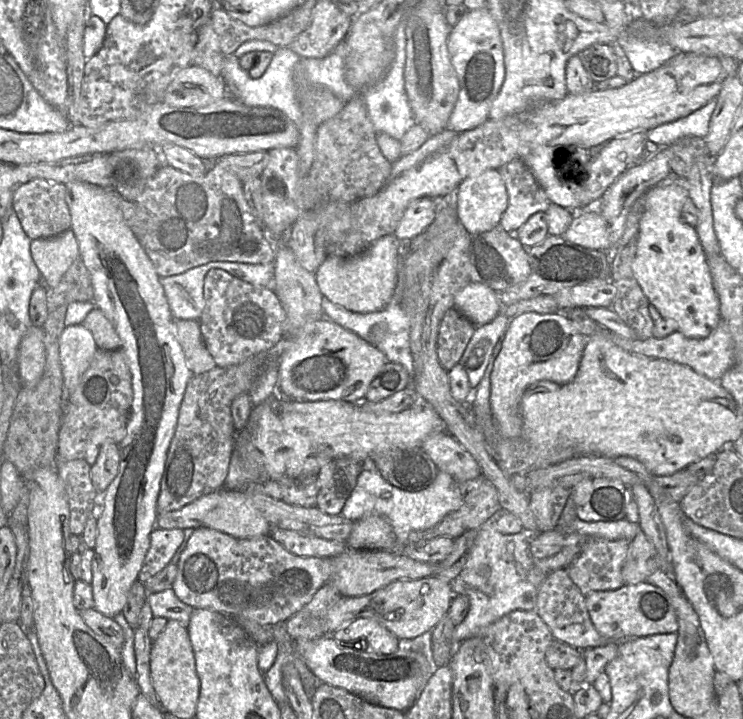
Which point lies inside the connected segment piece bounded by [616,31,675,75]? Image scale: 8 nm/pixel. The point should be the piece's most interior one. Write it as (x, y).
(644, 56)

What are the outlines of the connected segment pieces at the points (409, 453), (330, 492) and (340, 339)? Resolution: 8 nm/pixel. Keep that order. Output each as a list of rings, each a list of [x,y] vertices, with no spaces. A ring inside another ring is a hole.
[[[422,447],[376,453],[371,460],[390,484],[406,491],[427,488],[439,473],[438,467]]]
[[[342,456],[324,465],[317,475],[319,492],[316,507],[328,515],[340,515],[341,511],[354,490],[360,473],[365,469],[365,462],[351,457]]]
[[[322,317],[303,327],[295,337],[278,344],[278,395],[287,399],[319,401],[337,400],[357,403],[364,400],[367,390],[380,369],[388,362],[385,354],[352,331]]]

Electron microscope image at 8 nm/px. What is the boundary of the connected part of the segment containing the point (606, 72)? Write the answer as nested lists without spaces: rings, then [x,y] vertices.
[[[592,44],[578,55],[593,83],[609,79],[617,73],[615,55],[608,44]]]

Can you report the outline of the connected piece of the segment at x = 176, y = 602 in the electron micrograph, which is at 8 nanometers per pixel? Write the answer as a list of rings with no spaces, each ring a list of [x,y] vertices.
[[[172,587],[162,592],[148,594],[146,602],[150,605],[154,617],[177,620],[185,627],[188,626],[194,611],[192,606],[178,599]]]

